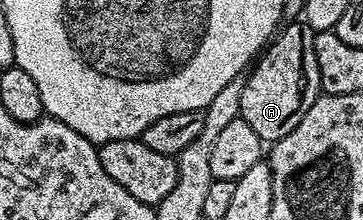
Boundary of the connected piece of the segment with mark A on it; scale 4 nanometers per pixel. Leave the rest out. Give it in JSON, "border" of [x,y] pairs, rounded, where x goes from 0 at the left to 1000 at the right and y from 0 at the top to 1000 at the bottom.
{"border":[[[785,105],[680,332],[667,409],[661,541],[689,573],[689,591],[700,591],[700,609],[711,609],[719,645],[788,627],[788,609],[799,609],[799,591],[832,555],[832,518],[843,518],[843,500],[854,500],[854,482],[865,482],[871,450],[887,432],[876,264],[865,264],[868,168],[871,150],[851,109]]]}

